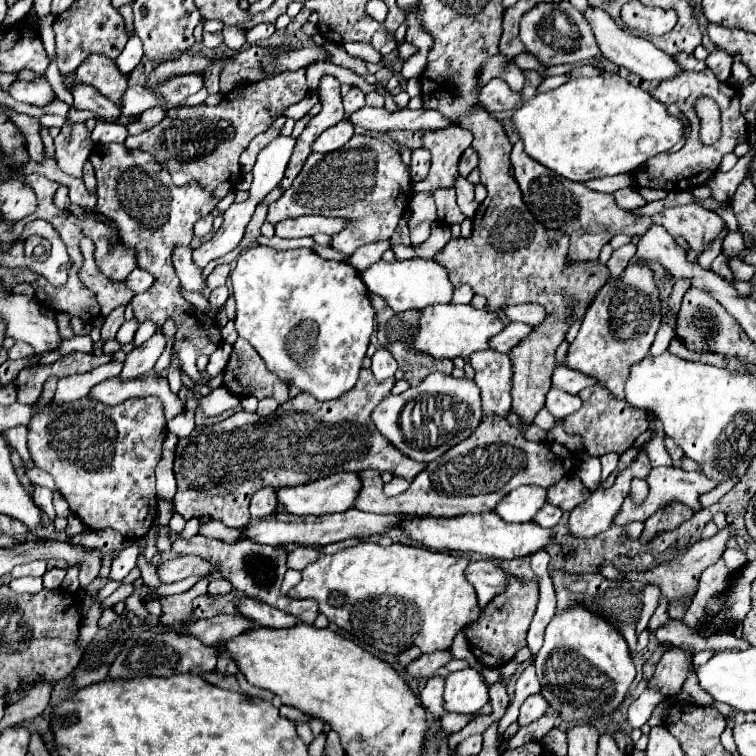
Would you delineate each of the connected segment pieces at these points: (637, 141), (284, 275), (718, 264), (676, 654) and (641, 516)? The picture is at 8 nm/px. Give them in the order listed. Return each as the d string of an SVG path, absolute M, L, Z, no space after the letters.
M602 72L594 78L572 78L552 92L536 94L530 102L524 102L524 106L514 112L512 120L526 146L526 154L574 182L588 182L602 176L632 172L648 158L670 150L684 134L682 122L668 114L660 100L624 80L618 72Z
M258 244L258 246L252 246L252 248L248 248L246 252L240 254L240 258L236 262L236 268L230 274L230 280L232 280L234 298L236 298L236 320L234 320L236 332L238 332L238 336L242 336L244 340L248 340L256 348L256 352L262 356L262 360L266 362L266 368L270 372L274 372L282 382L286 382L290 386L296 386L300 392L308 392L316 400L322 400L322 402L340 398L344 392L348 392L350 388L354 388L354 384L358 382L358 374L362 370L362 358L366 356L366 348L368 348L368 342L370 342L370 336L372 336L372 330L374 330L374 308L370 306L368 288L364 286L358 270L354 270L346 262L324 260L314 250L308 250L308 248L278 252L278 250L270 248L270 246L260 246Z
M720 256L720 258L716 258L714 262L712 262L712 272L716 272L716 274L720 274L726 282L730 282L730 284L734 284L736 282L736 278L734 278L734 274L730 272L730 268L728 268L728 258L724 258L724 256Z
M672 646L670 650L666 650L662 654L662 660L656 666L654 676L648 682L648 688L660 690L660 694L664 694L664 698L676 696L682 690L690 662L692 662L690 652L686 652L678 646Z
M668 466L668 468L652 468L652 472L650 472L650 476L648 476L648 486L650 486L650 494L648 494L648 498L644 500L644 504L642 504L642 506L634 506L632 500L626 498L624 504L622 504L622 508L620 508L620 512L618 512L618 516L614 518L614 524L624 526L624 524L634 522L634 520L644 522L644 520L650 518L656 510L660 510L660 506L666 506L666 504L670 504L670 502L682 502L682 504L690 506L694 512L698 512L698 510L702 510L700 496L706 494L706 492L710 492L710 490L714 490L714 488L718 486L718 482L712 482L712 478L708 478L708 476L700 474L700 472L686 472L686 470L682 470L682 468L672 468L672 466Z

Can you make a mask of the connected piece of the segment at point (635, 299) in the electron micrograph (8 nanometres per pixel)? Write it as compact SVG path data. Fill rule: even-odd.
M630 264L620 278L610 278L592 300L562 366L594 378L612 396L622 400L624 380L628 378L630 366L640 362L654 342L660 326L660 308L662 302L658 298L658 288L652 280L650 268L644 264Z

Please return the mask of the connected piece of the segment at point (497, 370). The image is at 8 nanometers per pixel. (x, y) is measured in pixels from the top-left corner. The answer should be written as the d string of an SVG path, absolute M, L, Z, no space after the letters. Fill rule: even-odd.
M484 350L484 352L472 354L470 364L476 370L474 382L478 384L478 388L482 392L484 416L488 416L488 414L506 416L512 406L512 362L510 362L508 354L500 354L498 350Z

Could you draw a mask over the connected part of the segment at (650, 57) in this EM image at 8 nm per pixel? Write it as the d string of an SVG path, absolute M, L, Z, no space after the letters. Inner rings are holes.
M588 8L584 12L584 18L588 20L588 24L592 26L592 30L596 34L600 52L608 60L612 60L616 66L624 66L624 68L628 68L630 72L638 74L644 80L658 80L658 82L662 82L662 80L666 82L666 80L672 80L672 78L676 78L676 76L682 74L680 64L672 56L668 56L662 50L658 50L650 40L644 40L640 36L628 36L620 26L614 24L614 20L604 10L600 10L600 8Z

